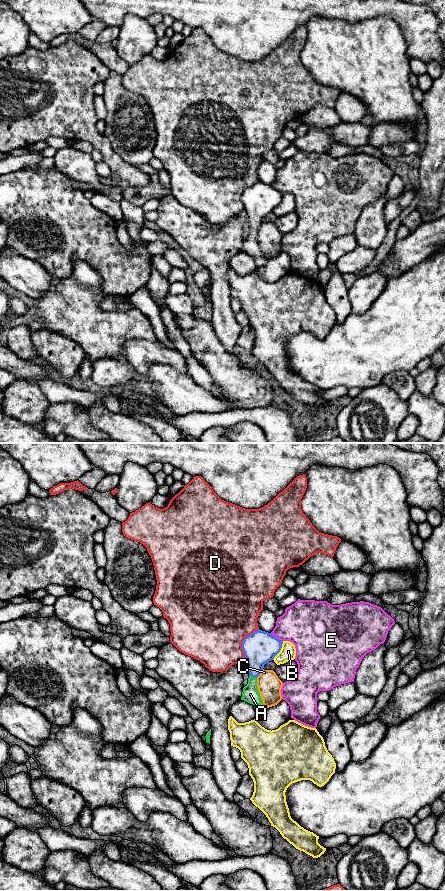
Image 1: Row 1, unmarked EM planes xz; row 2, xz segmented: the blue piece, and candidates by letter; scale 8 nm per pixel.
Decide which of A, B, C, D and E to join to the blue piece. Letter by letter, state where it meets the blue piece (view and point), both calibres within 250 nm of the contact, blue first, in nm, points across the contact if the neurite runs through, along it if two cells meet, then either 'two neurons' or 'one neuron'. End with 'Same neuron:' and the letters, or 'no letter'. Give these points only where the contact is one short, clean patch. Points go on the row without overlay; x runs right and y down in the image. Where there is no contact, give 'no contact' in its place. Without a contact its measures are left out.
A: contact xz (253, 228); calibres 260 and 140 nm; way xz (260, 199), (255, 212), (253, 228), (250, 246); one neuron
B: contact xz (280, 201); calibres 260 and 130 nm; two neurons
C: contact xz (260, 224); calibres 260 and 190 nm; two neurons
D: contact xz (243, 193); calibres 260 and 480 nm; two neurons
E: contact xz (276, 190); calibres 260 and 360 nm; two neurons
Same neuron: A

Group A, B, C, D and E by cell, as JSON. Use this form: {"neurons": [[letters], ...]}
{"neurons": [["A"], ["B"], ["C"], ["D"], ["E"]]}

